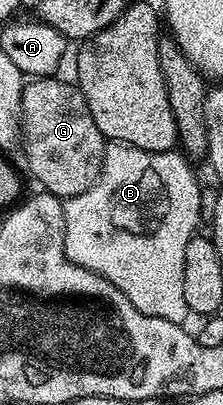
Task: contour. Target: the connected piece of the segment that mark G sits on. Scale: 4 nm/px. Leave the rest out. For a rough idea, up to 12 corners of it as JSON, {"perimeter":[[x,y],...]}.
{"perimeter":[[32,79],[22,146],[61,199],[98,179],[106,138],[75,84]]}

